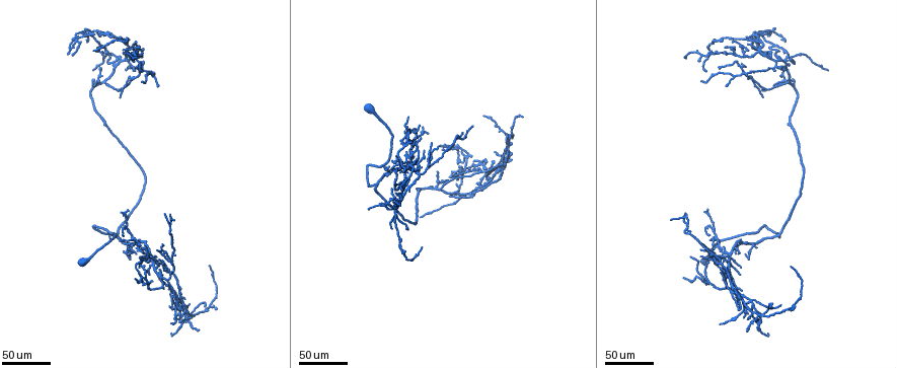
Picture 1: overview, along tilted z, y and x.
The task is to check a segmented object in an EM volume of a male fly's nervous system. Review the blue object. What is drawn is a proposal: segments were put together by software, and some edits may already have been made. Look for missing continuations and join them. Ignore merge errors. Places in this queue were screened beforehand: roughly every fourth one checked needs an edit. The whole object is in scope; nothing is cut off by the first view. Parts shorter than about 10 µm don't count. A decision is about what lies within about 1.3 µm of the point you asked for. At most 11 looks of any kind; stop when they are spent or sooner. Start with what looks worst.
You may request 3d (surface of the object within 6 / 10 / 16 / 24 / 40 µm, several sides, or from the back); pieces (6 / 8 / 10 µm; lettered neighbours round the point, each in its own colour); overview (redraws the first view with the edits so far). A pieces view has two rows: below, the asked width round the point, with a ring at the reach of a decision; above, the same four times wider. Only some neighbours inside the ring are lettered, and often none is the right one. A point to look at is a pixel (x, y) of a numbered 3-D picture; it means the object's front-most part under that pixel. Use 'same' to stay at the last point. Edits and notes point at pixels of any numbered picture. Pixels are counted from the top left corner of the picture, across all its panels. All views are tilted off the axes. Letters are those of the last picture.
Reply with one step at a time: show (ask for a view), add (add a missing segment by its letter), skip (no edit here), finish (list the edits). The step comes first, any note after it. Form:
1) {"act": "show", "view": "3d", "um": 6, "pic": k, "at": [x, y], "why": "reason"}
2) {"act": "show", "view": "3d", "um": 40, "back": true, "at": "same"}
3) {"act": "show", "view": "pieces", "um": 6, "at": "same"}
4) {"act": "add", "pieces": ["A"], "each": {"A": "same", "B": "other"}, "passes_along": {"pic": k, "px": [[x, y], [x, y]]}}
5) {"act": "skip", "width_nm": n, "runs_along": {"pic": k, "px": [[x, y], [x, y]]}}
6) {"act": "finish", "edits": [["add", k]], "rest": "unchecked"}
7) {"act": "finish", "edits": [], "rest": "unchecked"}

{"act": "show", "view": "3d", "um": 40, "pic": 1, "at": [146, 257], "why": "long arm stops here"}

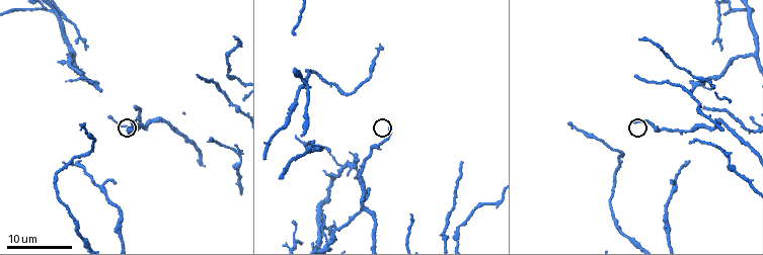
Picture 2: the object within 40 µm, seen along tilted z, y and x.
{"act": "show", "view": "pieces", "um": 10, "pic": 2, "at": [635, 121]}

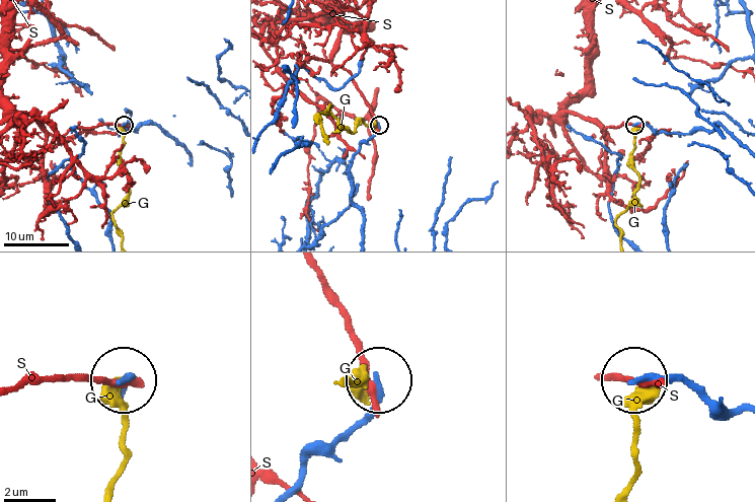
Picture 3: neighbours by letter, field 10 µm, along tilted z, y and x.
{"act": "skip", "each": {"G": "other", "S": "other"}, "runs_along": {"pic": 3, "px": [[363, 218], [352, 199], [350, 162], [378, 124]]}, "found": "none of them fits"}

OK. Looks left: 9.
{"act": "show", "view": "3d", "um": 40, "pic": 1, "at": [401, 170], "why": "branch stops here"}

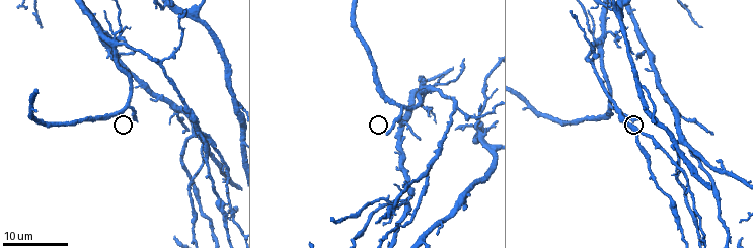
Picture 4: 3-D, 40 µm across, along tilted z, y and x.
{"act": "show", "view": "pieces", "um": 6, "pic": 4, "at": [387, 132], "why": "see the neighbours"}

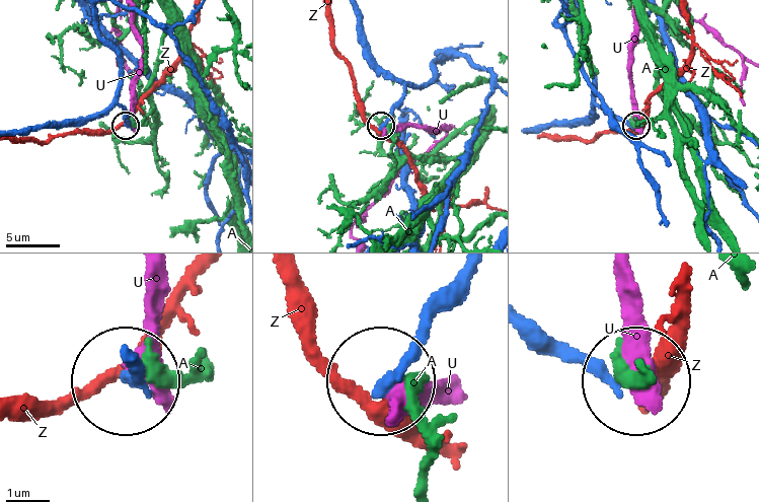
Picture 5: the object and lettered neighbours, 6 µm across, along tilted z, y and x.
{"act": "skip", "each": {"A": "other", "U": "other", "Z": "other"}, "runs_along": {"pic": 5, "px": [[467, 280], [383, 374]]}, "found": "none of them fits"}

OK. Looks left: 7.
{"act": "show", "view": "3d", "um": 40, "pic": 1, "at": [699, 80]}

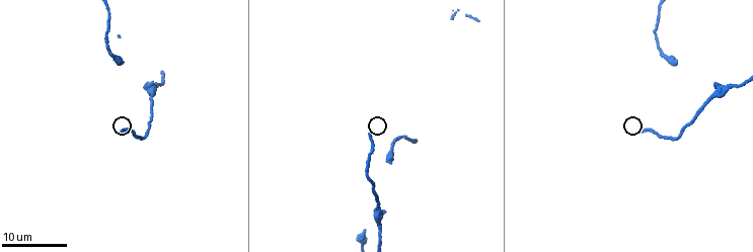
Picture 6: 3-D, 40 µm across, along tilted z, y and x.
{"act": "show", "view": "pieces", "um": 8, "pic": 6, "at": [122, 132], "why": "what lies round it"}

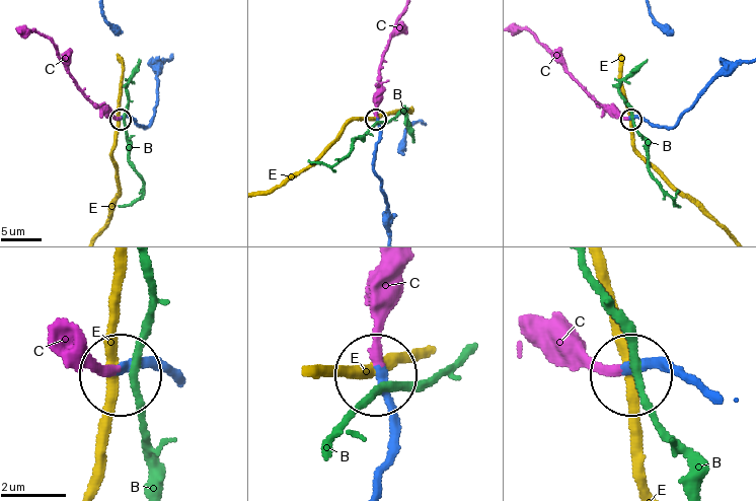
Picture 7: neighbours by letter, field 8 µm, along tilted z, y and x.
{"act": "add", "pieces": ["C"], "width_nm": 250, "each": {"B": "other", "C": "same", "E": "other"}, "passes_along": {"pic": 7, "px": [[379, 138], [376, 96], [380, 63], [402, 9]]}, "found": "it goes on there"}

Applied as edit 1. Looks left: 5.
{"act": "show", "view": "3d", "um": 24, "pic": 1, "at": [94, 84], "why": "thin end"}

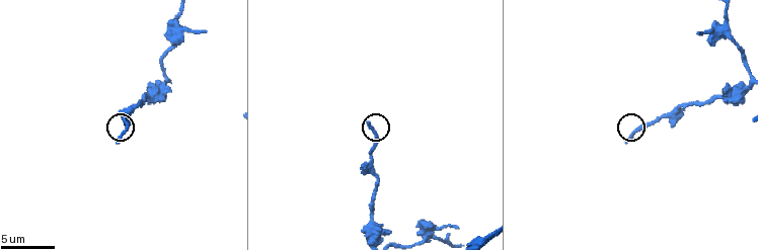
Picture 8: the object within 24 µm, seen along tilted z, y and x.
{"act": "show", "view": "pieces", "um": 6, "pic": 8, "at": [118, 140]}

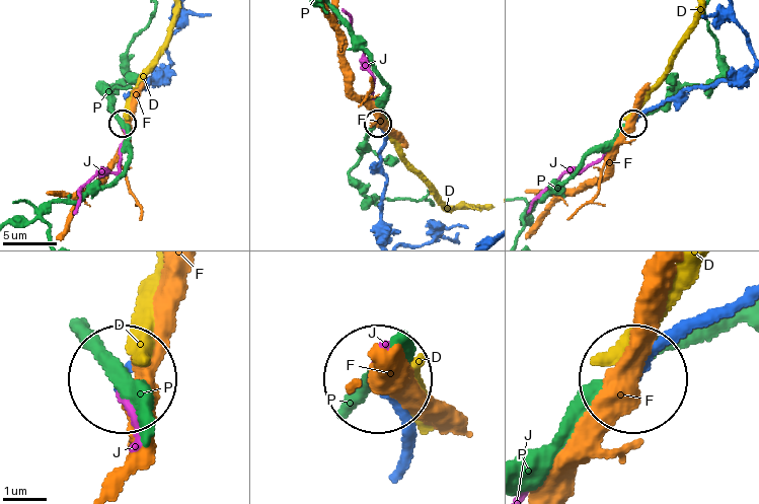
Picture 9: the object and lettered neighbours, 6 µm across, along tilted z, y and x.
{"act": "add", "pieces": ["J"], "width_nm": 190, "each": {"D": "other", "F": "other", "J": "same", "P": "other"}, "passes_along": {"pic": 9, "px": [[735, 295], [682, 329], [533, 481]]}, "found": "the neuron continues"}

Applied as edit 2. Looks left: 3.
{"act": "show", "view": "3d", "um": 16, "pic": 6, "at": [479, 19], "why": "long arm stops here"}

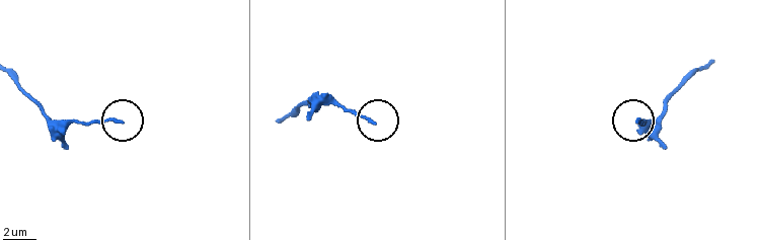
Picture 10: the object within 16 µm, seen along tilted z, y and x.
{"act": "show", "view": "3d", "um": 10, "pic": 10, "at": [118, 120]}

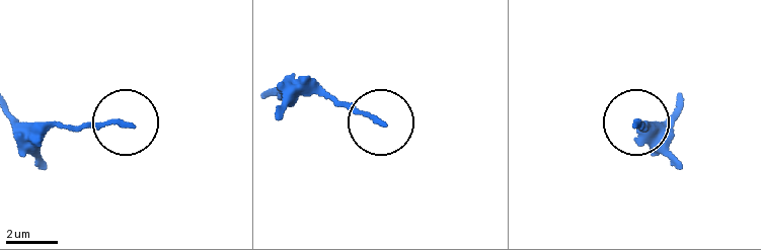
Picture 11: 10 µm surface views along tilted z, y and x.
{"act": "show", "view": "pieces", "um": 8, "pic": 11, "at": [128, 124]}

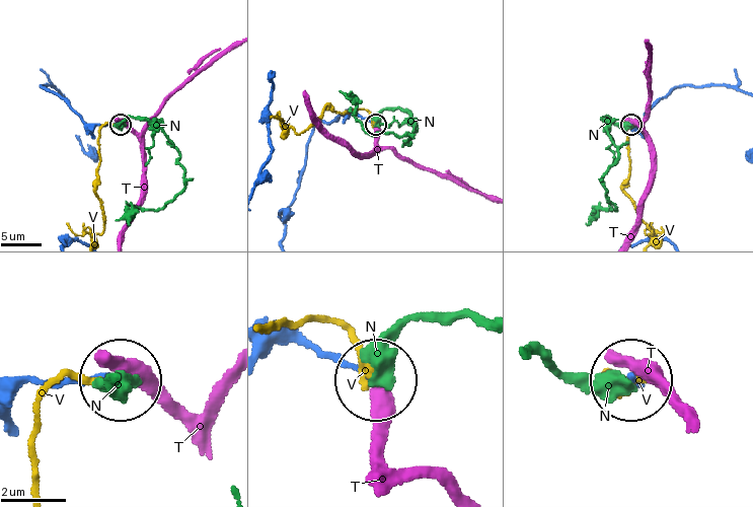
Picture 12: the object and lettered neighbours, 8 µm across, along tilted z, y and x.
{"act": "skip", "each": {"N": "other", "T": "other", "V": "other"}, "found": "no lettered segment goes on from it"}

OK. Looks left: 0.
{"act": "finish", "edits": [["add", 7], ["add", 9]], "rest": "unchecked"}

